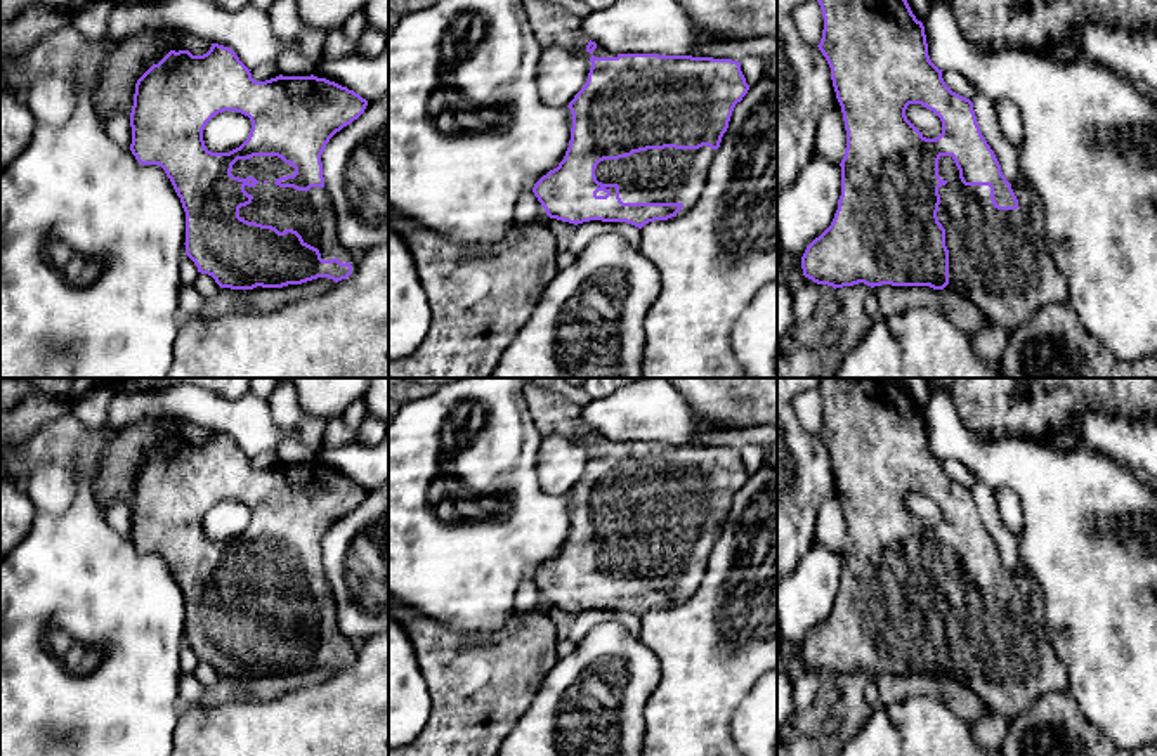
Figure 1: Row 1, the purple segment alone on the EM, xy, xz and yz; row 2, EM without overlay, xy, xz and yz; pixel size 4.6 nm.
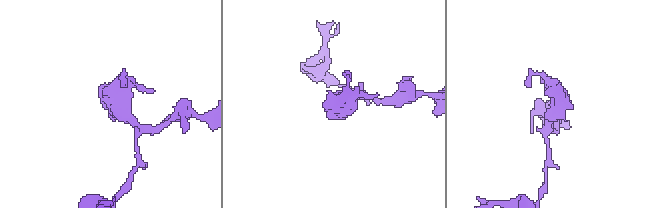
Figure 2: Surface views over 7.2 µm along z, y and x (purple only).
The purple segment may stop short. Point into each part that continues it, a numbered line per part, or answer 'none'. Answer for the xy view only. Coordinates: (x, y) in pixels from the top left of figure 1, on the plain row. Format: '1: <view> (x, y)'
1: xy (309, 602)

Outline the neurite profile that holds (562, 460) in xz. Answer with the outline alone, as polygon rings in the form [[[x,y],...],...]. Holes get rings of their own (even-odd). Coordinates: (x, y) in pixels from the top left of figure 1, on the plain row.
[[[545,428],[536,459],[541,491],[567,496],[585,475],[588,461],[590,456],[583,440],[572,439],[567,432],[550,432]]]

